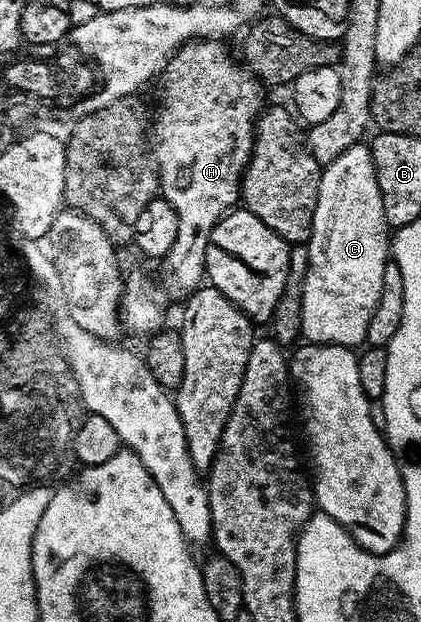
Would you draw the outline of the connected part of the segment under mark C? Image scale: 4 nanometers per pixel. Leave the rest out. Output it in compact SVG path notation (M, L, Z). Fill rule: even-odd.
M365 142L344 149L336 161L322 167L322 180L312 221L312 233L308 240L308 273L302 282L301 338L308 343L335 343L341 347L358 349L366 343L368 321L380 301L380 289L384 285L384 269L391 258L390 240L392 228L386 221L384 201L380 185L376 181L374 162Z

